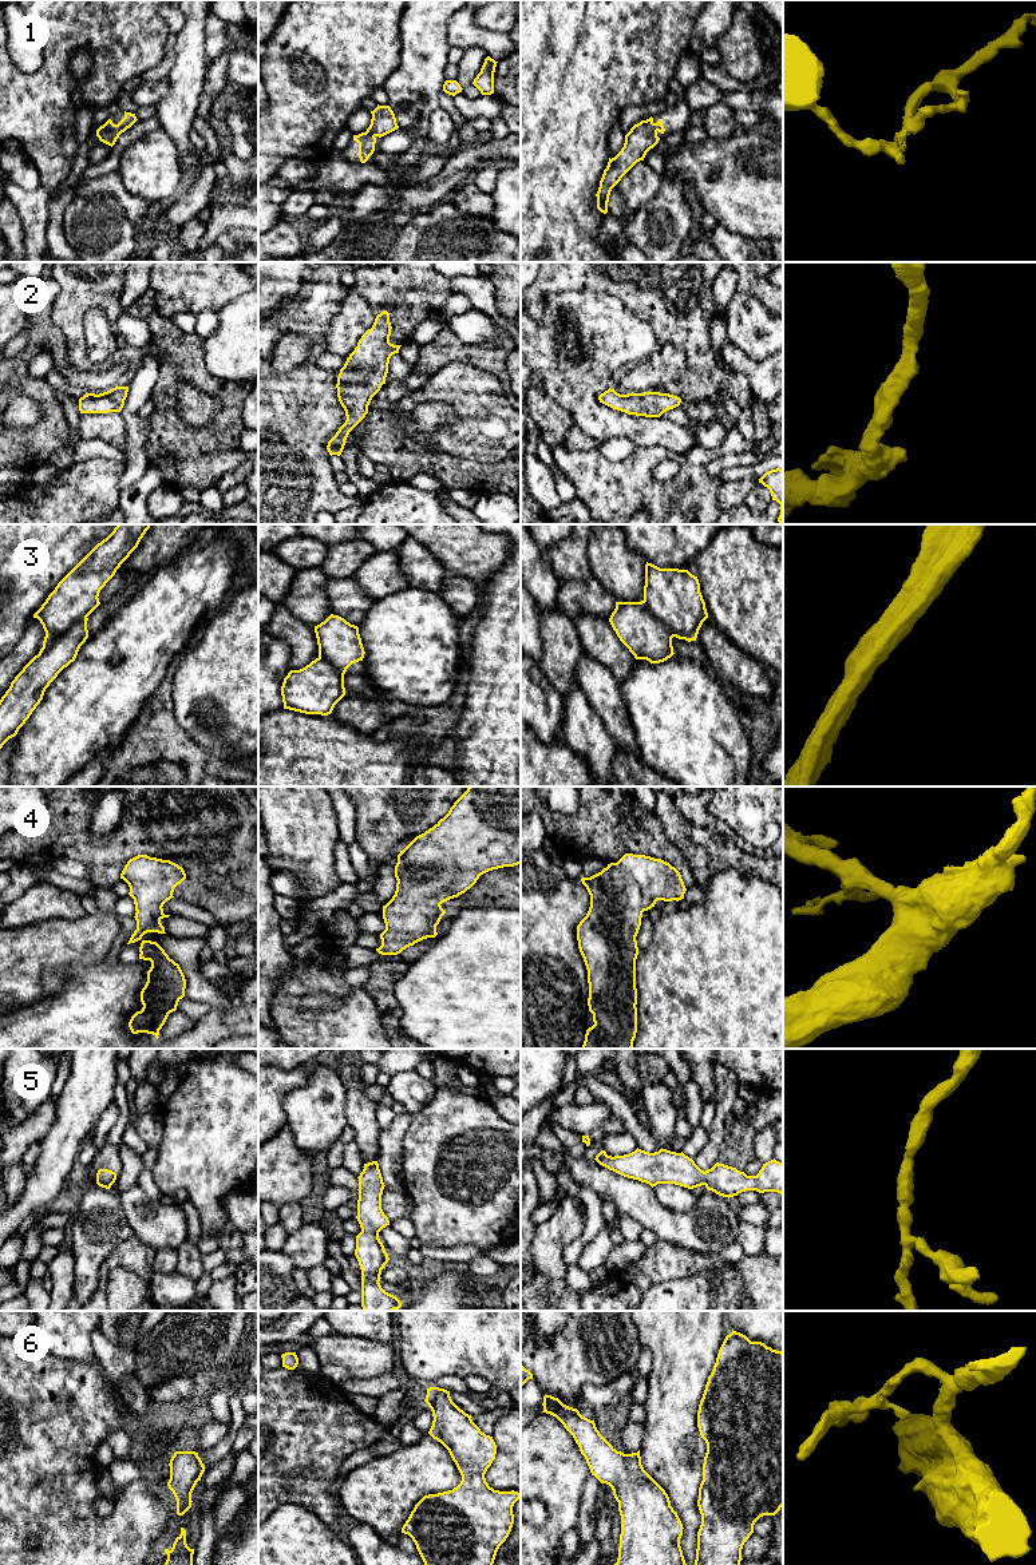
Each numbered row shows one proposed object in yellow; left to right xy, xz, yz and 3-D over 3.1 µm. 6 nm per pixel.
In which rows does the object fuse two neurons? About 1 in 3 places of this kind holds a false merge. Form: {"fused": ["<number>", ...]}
{"fused": ["3"]}

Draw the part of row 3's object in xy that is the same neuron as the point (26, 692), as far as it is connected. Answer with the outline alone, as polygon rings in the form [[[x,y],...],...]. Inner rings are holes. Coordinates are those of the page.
[[[88,618],[75,622],[66,633],[41,647],[11,682],[0,700],[0,749],[25,724],[58,674],[75,661],[88,638]]]

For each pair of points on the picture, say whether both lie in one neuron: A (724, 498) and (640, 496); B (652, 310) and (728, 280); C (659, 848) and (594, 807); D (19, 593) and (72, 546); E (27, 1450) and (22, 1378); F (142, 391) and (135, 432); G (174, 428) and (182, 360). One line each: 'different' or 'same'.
A: different
B: different
C: same
D: same
E: same
F: same
G: same

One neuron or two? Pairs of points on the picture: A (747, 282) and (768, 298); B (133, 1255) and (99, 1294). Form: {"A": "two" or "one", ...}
{"A": "one", "B": "one"}

